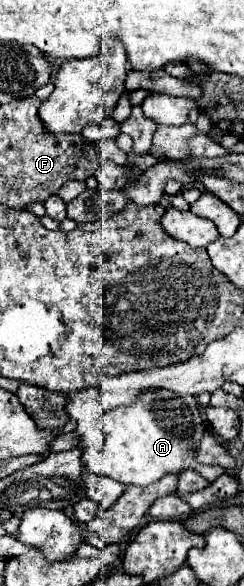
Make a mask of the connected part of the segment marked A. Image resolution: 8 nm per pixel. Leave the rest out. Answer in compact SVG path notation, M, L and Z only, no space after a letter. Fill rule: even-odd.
M86 387L68 395L68 417L76 421L76 435L80 439L82 463L88 471L112 477L124 485L146 487L166 473L180 473L182 469L196 469L208 481L224 473L220 465L200 465L192 449L200 441L204 419L200 419L198 403L192 395L176 395L174 391L148 389L140 391L132 405L106 409L106 399L96 387ZM97 432L104 435L104 445L97 448Z

